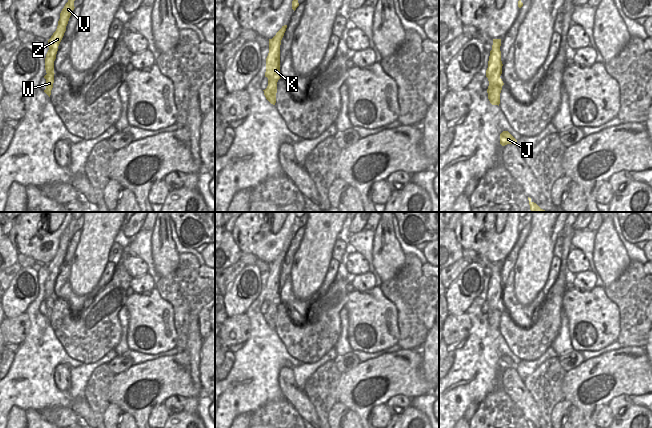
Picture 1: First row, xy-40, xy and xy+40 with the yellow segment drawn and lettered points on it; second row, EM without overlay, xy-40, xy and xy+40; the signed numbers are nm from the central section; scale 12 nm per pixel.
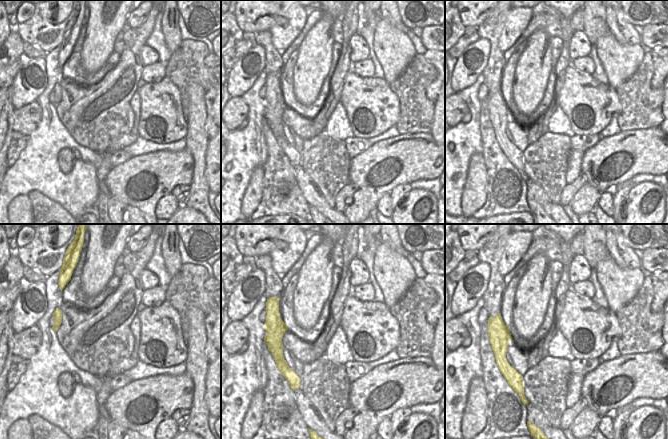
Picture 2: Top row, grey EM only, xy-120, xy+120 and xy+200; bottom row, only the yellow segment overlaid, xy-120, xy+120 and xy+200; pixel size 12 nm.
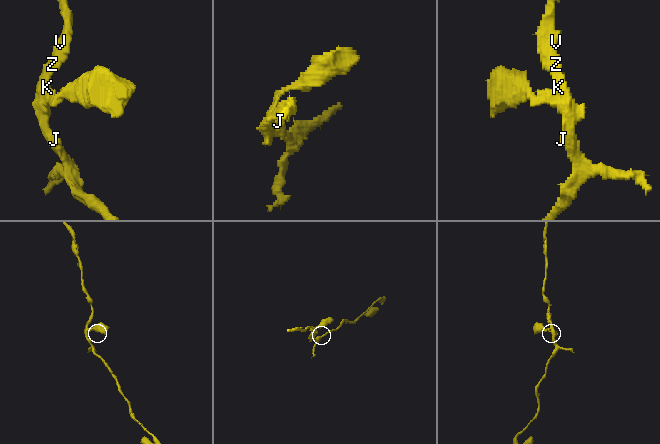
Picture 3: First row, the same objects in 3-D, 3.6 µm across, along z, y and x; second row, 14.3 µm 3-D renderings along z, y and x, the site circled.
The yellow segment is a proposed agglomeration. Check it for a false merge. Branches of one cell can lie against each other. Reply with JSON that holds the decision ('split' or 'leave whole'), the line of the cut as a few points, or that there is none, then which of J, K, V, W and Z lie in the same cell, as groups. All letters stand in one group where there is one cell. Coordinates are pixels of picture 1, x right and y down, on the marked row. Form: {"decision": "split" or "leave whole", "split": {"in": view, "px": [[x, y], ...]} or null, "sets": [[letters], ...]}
{"decision": "split", "split": {"in": "xy", "px": [[276, 90], [271, 98], [264, 92]]}, "sets": [["J", "K", "V", "Z"], ["W"]]}

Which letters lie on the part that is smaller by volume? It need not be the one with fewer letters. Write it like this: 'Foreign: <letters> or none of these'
Foreign: W

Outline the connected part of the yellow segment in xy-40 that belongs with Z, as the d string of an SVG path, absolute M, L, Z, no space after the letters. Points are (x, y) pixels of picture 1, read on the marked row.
M68 0L64 8L60 13L60 19L58 21L58 26L56 31L53 33L51 38L48 40L49 50L45 58L45 70L46 73L54 72L54 61L56 59L56 54L58 51L58 46L64 36L66 31L66 26L68 24L69 18L74 10L74 1Z

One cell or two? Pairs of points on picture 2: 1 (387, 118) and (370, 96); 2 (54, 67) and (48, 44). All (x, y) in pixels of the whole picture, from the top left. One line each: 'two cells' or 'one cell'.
1: one cell
2: two cells

